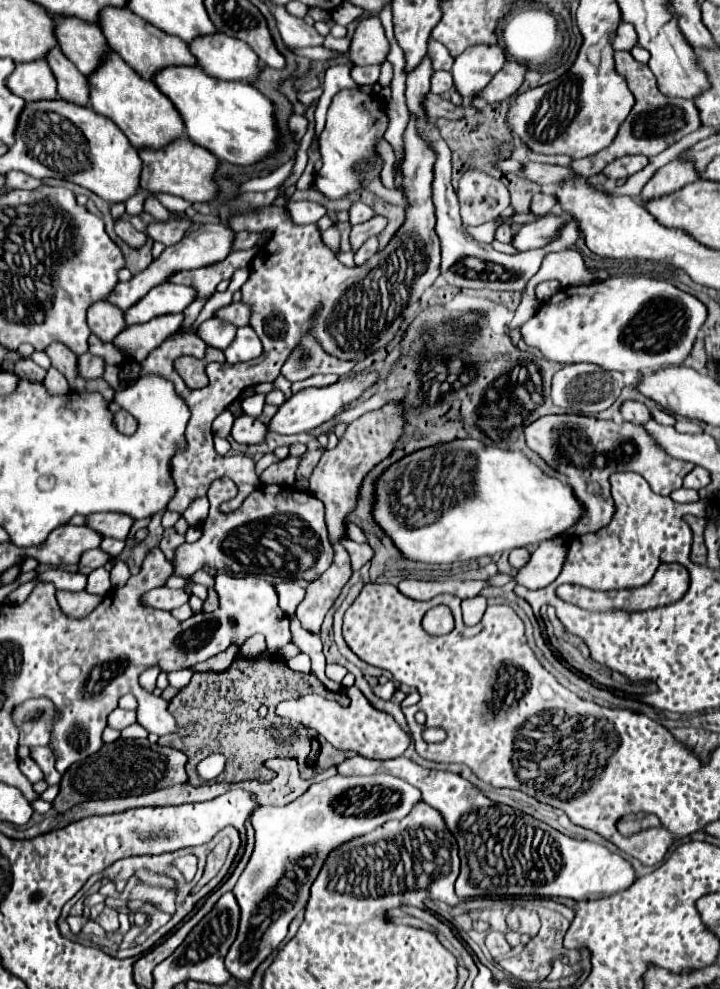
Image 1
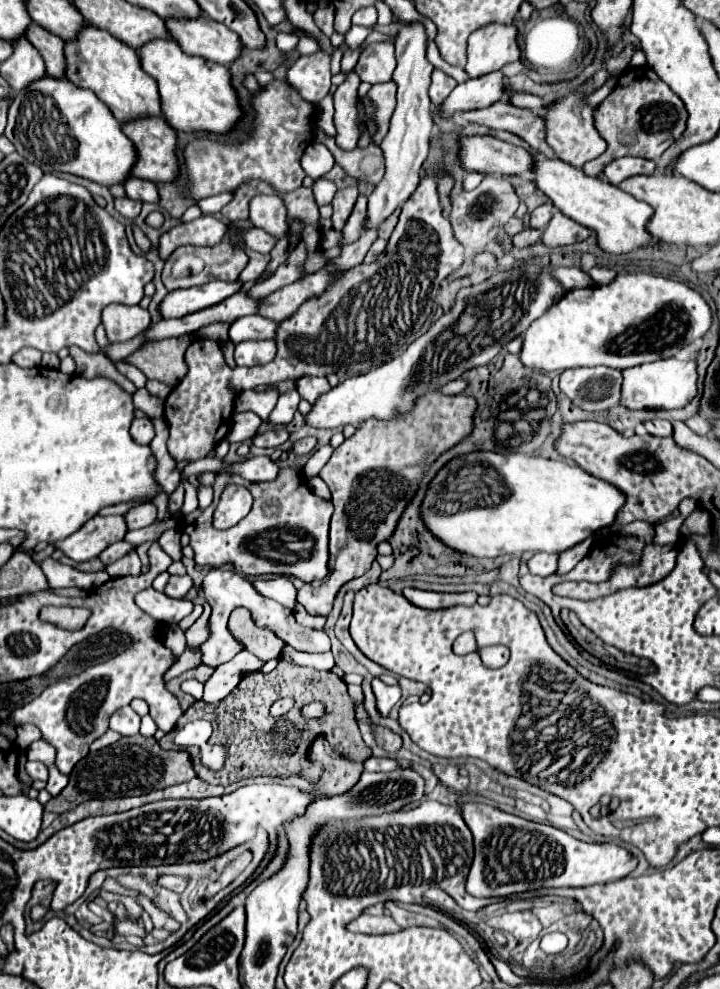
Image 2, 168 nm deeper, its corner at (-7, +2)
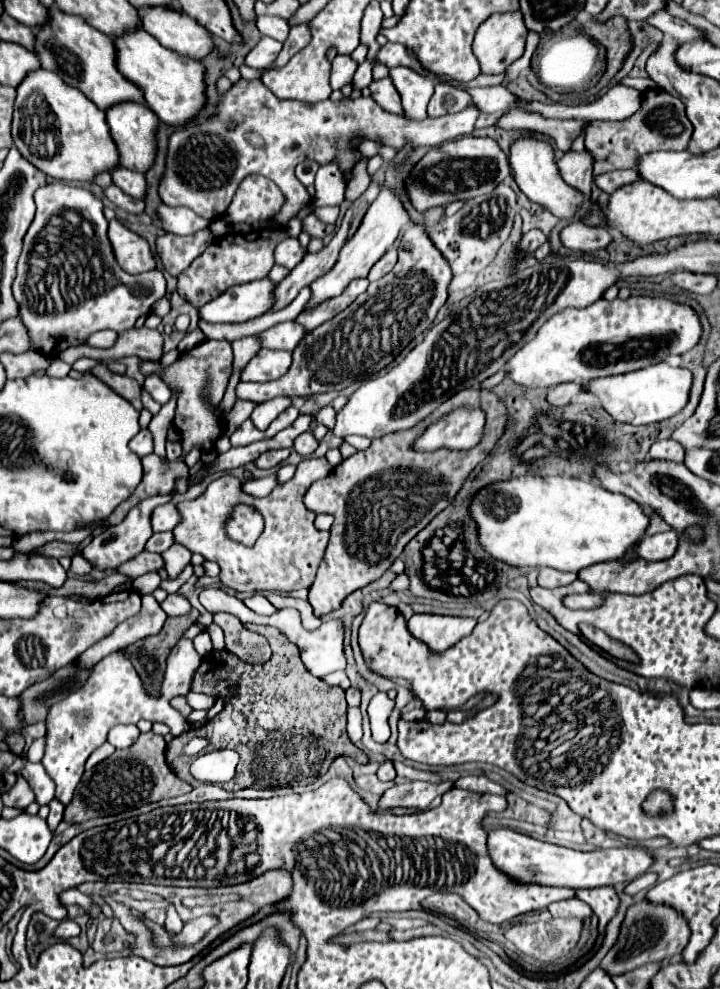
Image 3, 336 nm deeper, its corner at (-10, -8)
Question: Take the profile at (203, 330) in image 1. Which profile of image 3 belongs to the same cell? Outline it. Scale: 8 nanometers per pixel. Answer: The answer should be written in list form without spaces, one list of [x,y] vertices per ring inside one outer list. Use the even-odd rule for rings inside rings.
[[[282,322],[282,324],[276,324],[276,326],[256,334],[256,338],[260,340],[262,348],[294,350],[304,334],[306,334],[306,330],[300,324],[296,324],[296,322]]]

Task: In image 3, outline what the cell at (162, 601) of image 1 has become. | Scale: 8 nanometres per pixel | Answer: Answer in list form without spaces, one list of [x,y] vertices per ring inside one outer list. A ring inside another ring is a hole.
[[[142,594],[142,610],[134,618],[122,622],[110,636],[102,638],[94,646],[90,646],[84,654],[80,654],[80,662],[86,668],[90,668],[92,664],[98,664],[108,654],[112,654],[124,646],[130,646],[140,638],[160,632],[164,622],[166,622],[166,612],[160,608],[160,604],[154,600],[154,596]]]

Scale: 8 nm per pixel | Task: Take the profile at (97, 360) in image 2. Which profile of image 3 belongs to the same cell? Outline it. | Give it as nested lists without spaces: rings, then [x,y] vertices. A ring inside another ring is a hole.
[[[98,364],[90,370],[98,380],[102,380],[106,386],[110,386],[114,392],[118,392],[122,398],[126,398],[136,410],[142,410],[142,402],[140,402],[140,384],[134,378],[122,376],[122,374],[114,374],[108,370],[106,364]]]

